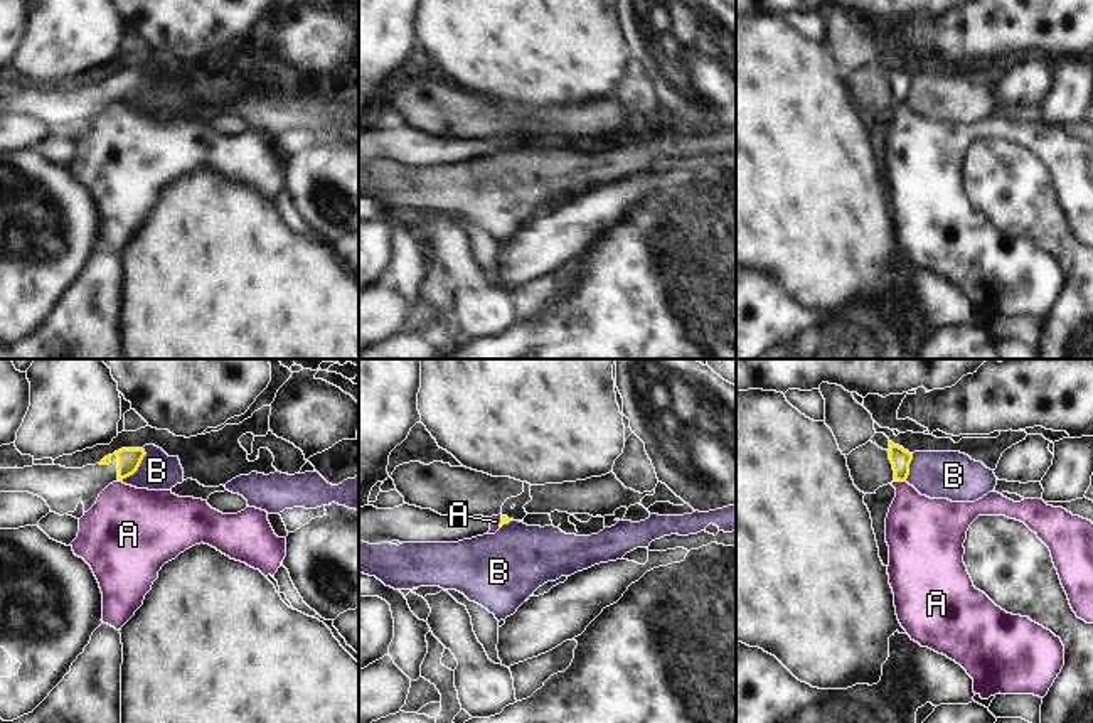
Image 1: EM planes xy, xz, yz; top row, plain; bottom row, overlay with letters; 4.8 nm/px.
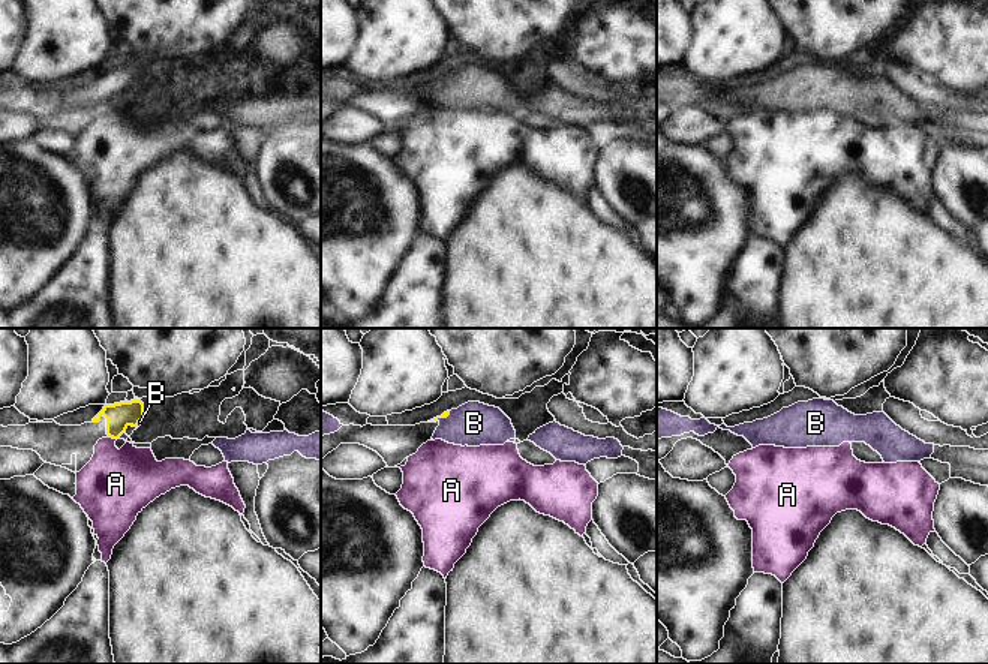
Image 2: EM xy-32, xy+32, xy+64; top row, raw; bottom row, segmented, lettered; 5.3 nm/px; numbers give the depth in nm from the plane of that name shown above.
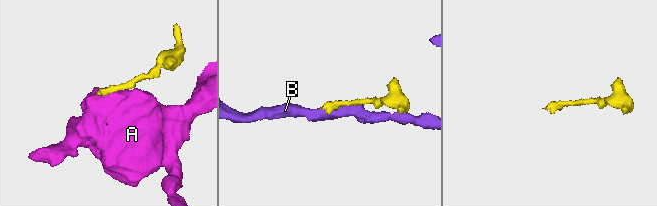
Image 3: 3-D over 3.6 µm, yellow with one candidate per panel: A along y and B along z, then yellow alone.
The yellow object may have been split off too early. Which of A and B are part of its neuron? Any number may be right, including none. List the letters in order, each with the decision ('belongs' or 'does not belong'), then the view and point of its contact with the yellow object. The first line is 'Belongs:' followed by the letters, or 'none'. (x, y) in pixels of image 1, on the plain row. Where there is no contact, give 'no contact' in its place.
Belongs: none
A: does not belong; meets yellow in yz at (903, 103)
B: does not belong; meets yellow in xy at (138, 88)

